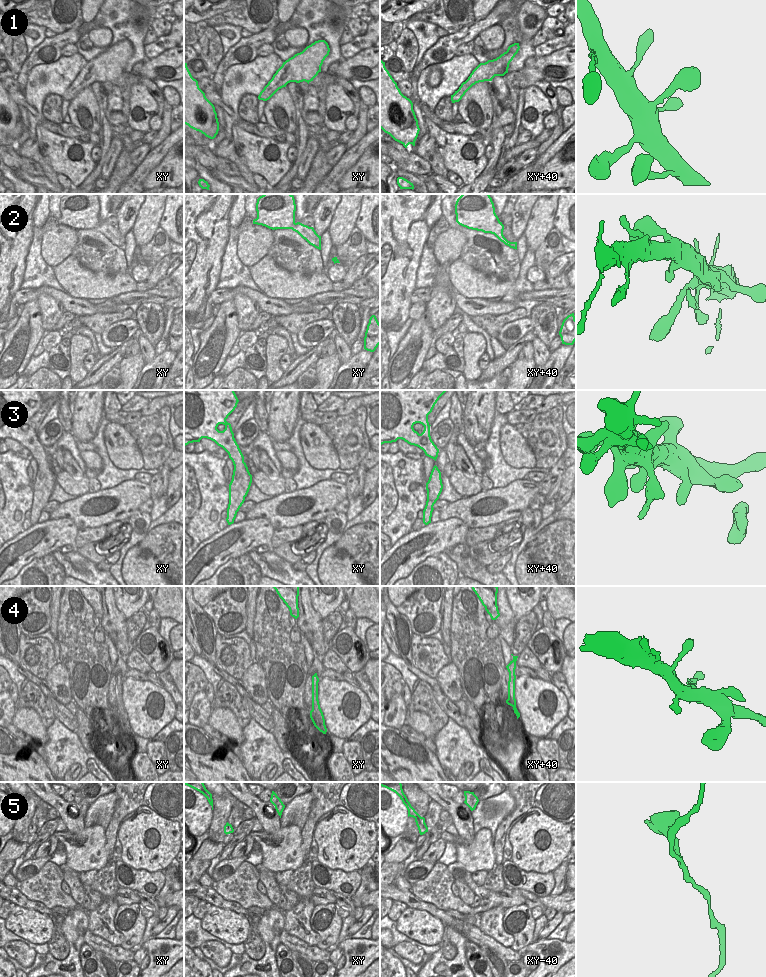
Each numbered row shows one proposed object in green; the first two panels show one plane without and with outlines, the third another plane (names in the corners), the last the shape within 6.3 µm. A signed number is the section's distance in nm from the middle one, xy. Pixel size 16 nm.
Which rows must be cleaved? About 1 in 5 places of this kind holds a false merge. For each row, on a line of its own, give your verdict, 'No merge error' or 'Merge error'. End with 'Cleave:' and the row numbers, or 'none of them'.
1: No merge error
2: No merge error
3: No merge error
4: No merge error
5: No merge error
Cleave: none of them

